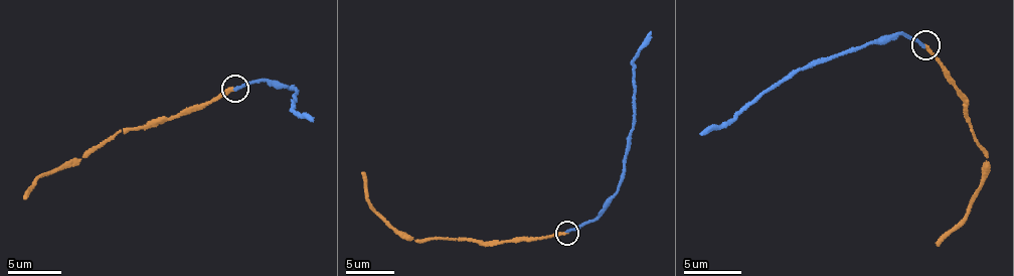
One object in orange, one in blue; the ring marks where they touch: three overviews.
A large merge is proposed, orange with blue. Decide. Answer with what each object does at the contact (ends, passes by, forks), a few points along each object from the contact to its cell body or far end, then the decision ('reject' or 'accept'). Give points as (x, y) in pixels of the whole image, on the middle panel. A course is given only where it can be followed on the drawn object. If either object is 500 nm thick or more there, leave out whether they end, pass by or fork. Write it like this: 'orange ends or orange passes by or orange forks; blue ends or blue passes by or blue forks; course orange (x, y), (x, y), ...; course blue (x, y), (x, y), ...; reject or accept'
orange ends; blue ends; course orange (567, 233), (482, 244), (469, 238), (406, 239), (373, 210), (363, 171); course blue (567, 231), (600, 218), (620, 181), (634, 122), (633, 65), (650, 31); reject

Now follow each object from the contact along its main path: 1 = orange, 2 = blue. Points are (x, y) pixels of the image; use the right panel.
1: (925, 45), (965, 100), (964, 114), (988, 163), (970, 208), (935, 242)
2: (923, 45), (900, 31), (859, 49), (791, 71), (737, 117), (700, 135)

